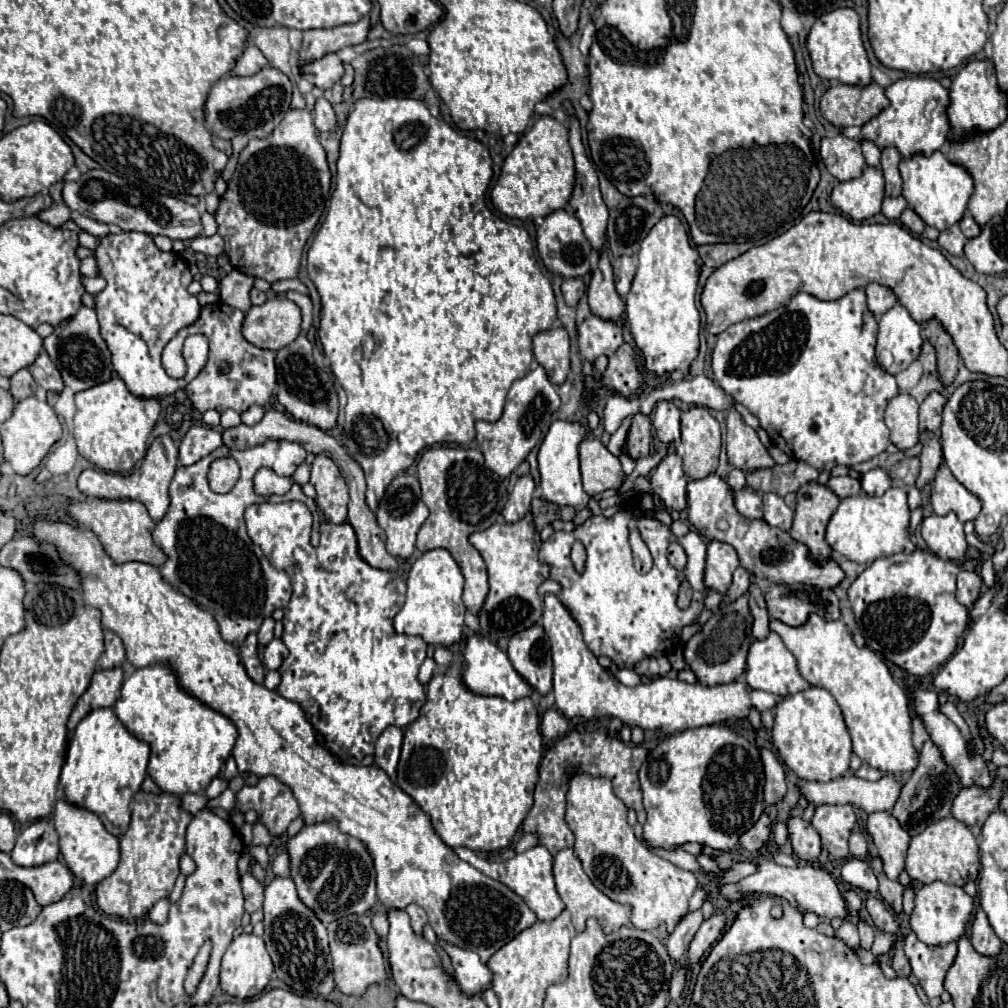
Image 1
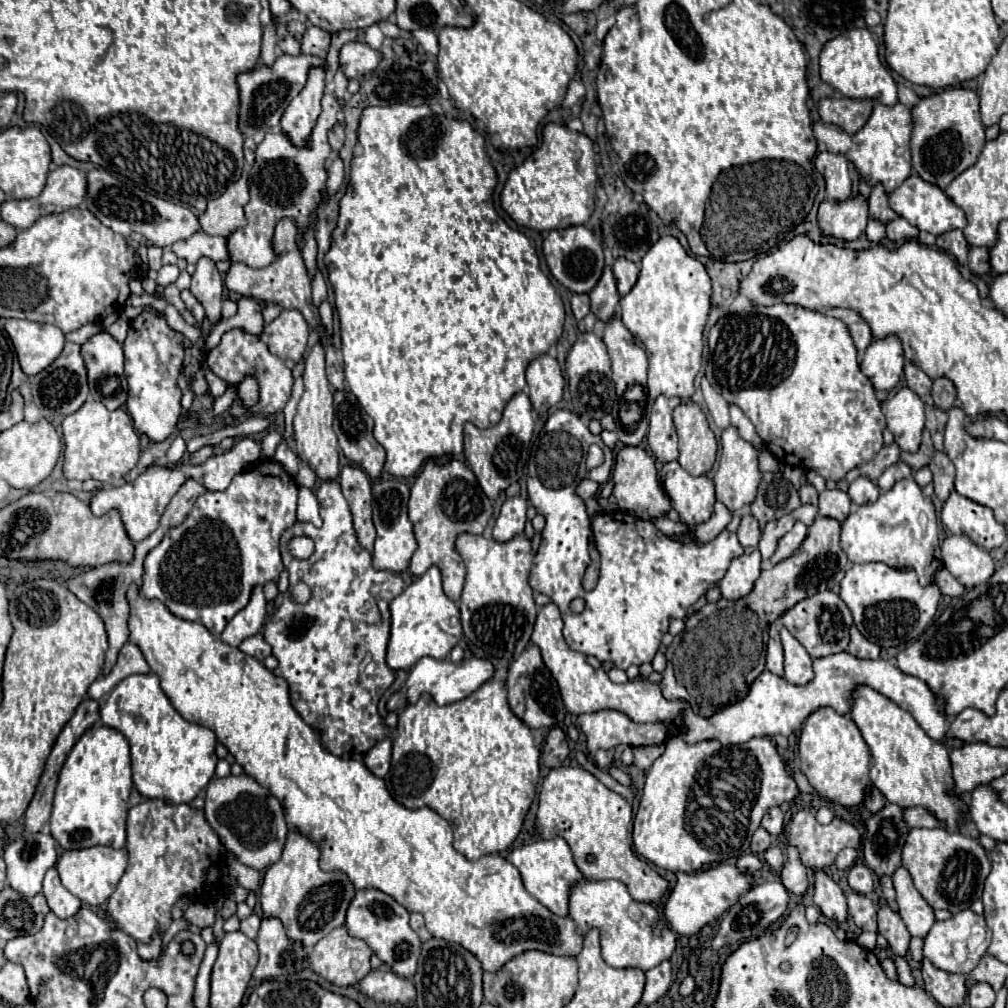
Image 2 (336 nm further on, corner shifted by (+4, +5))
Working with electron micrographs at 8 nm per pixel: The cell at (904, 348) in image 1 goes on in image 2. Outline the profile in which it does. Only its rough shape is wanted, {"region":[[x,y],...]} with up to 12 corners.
{"region":[[898,335],[874,339],[860,363],[874,389],[894,389],[904,367]]}

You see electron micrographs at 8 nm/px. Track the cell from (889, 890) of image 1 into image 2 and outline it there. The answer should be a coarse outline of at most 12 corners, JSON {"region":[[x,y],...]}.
{"region":[[890,905],[878,909],[878,931],[906,955],[910,933]]}

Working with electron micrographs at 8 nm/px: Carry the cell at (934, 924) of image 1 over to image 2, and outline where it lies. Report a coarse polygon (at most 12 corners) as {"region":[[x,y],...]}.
{"region":[[972,909],[936,921],[924,957],[968,975],[990,945]]}

